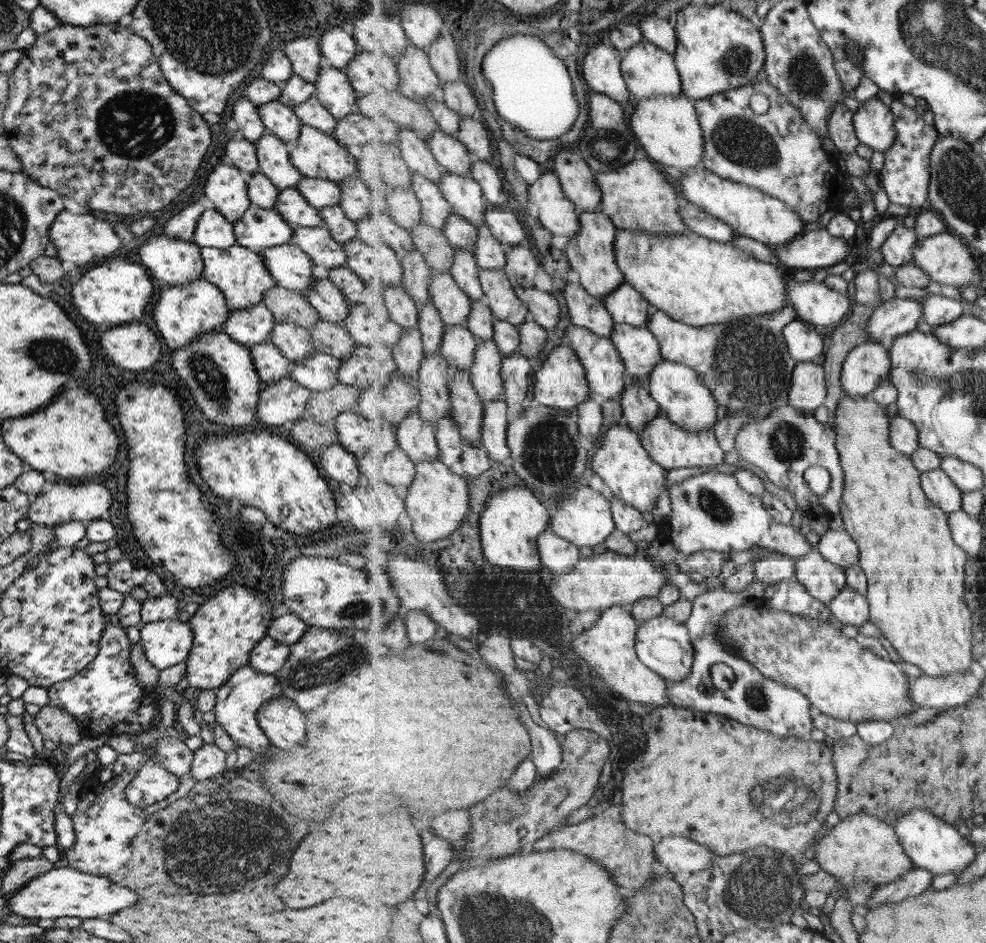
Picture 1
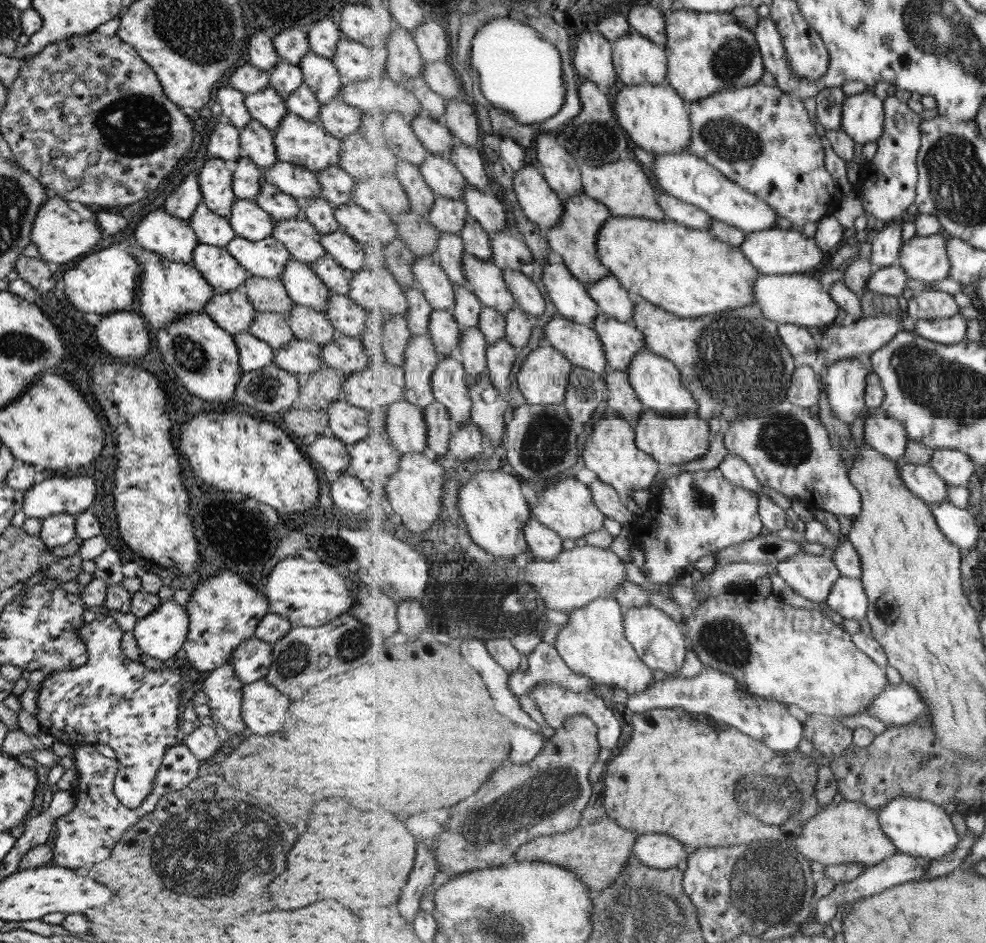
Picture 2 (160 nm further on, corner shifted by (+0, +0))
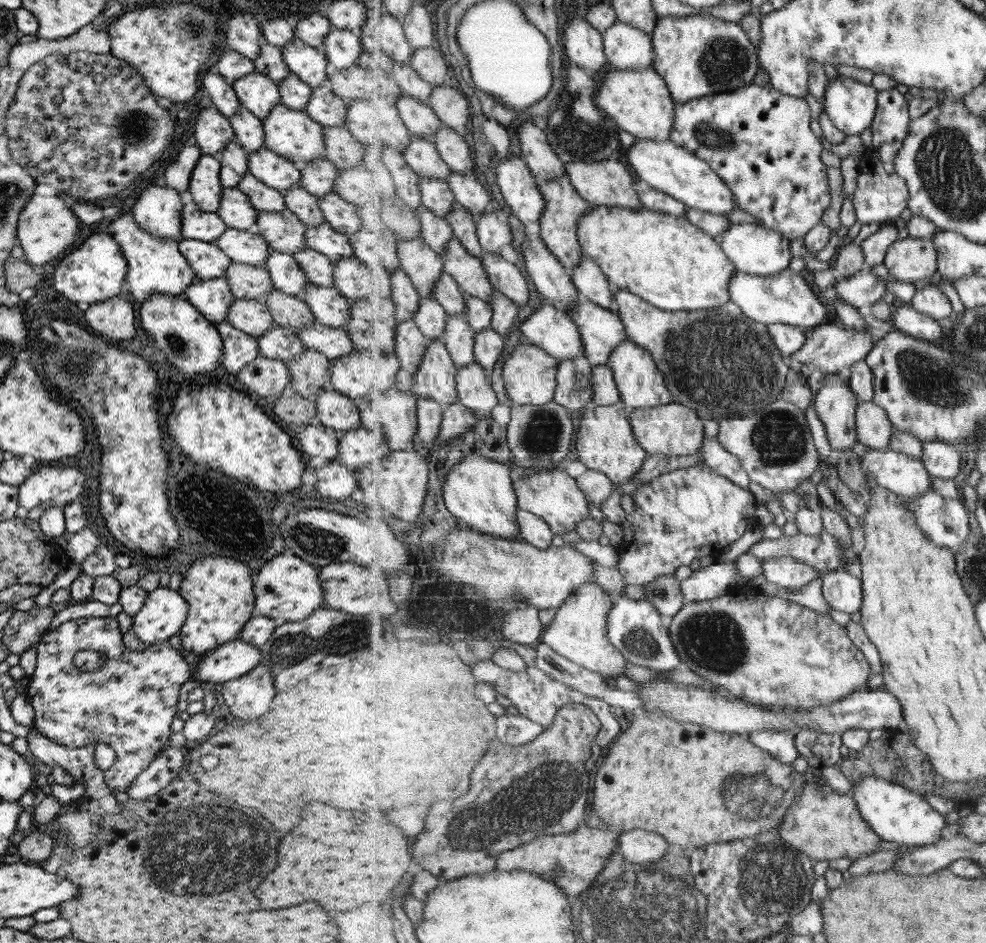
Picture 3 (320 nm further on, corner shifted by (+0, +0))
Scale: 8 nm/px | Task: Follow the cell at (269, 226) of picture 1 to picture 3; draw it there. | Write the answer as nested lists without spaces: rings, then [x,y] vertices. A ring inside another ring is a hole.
[[[236,186],[222,187],[216,213],[226,227],[254,231],[256,212],[247,196]]]

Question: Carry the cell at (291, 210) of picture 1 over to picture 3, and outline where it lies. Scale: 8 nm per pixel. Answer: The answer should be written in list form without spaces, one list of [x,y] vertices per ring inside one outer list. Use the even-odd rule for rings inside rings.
[[[248,172],[243,173],[236,187],[247,196],[251,206],[257,211],[277,212],[285,209],[282,193],[265,186]]]

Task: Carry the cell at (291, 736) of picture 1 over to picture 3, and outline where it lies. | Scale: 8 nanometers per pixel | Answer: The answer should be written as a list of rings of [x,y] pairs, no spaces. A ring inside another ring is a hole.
[[[259,661],[243,676],[222,682],[220,693],[223,704],[235,718],[255,720],[267,710],[273,698],[273,686],[268,668]]]

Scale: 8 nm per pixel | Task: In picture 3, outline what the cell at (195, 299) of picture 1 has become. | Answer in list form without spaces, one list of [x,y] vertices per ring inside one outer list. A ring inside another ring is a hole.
[[[127,211],[111,220],[104,230],[119,245],[127,263],[125,281],[129,284],[129,293],[133,296],[135,306],[141,306],[147,298],[151,298],[151,294],[183,296],[185,288],[195,282],[196,276],[178,251],[176,240],[159,238],[141,230],[131,212]]]

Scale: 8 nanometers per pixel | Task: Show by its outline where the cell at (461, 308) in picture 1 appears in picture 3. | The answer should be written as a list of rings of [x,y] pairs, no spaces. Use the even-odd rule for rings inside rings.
[[[423,236],[415,239],[399,238],[398,257],[400,266],[409,274],[423,298],[432,298],[441,274],[445,273],[444,257]]]

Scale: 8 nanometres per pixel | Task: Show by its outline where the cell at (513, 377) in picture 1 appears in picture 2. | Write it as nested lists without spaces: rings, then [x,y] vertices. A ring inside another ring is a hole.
[[[506,339],[499,340],[497,344],[489,345],[487,350],[488,372],[492,383],[497,390],[507,398],[511,392],[509,376],[513,372],[513,364],[517,361],[517,349]]]

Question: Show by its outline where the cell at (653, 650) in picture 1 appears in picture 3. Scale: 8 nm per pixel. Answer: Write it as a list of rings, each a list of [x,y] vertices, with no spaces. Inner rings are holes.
[[[619,597],[615,599],[607,617],[607,636],[626,660],[657,672],[673,670],[682,662],[675,650],[668,627],[668,621],[646,598],[634,600]]]

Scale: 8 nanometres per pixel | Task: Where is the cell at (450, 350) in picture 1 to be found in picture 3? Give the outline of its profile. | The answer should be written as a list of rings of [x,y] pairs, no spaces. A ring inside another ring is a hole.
[[[421,297],[421,306],[419,312],[415,314],[414,322],[430,341],[443,340],[447,318],[449,318],[448,313],[436,299]]]

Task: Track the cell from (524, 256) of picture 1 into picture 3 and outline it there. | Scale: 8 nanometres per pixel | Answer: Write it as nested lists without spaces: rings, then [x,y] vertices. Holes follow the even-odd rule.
[[[487,210],[477,217],[476,229],[485,251],[499,253],[503,246],[509,246],[513,242],[511,226],[499,212]]]

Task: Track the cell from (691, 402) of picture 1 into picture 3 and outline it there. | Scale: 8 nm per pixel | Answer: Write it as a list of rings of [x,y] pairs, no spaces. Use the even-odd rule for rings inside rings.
[[[627,341],[619,344],[613,350],[611,360],[609,360],[607,365],[613,369],[614,377],[621,393],[622,401],[626,404],[625,409],[627,411],[651,408],[674,402],[671,391],[667,388],[665,375],[662,370],[659,370],[653,355],[636,343]]]

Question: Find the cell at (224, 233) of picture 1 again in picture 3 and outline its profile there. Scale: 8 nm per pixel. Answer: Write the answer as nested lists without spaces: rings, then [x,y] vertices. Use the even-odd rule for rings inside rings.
[[[193,201],[182,206],[180,234],[183,239],[212,243],[225,229],[216,212],[203,212]]]

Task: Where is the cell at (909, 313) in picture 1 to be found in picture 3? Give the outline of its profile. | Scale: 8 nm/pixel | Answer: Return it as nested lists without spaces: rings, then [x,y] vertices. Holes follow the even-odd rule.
[[[823,324],[809,332],[813,332],[813,334],[809,334],[803,349],[793,354],[788,362],[792,370],[804,374],[804,376],[811,376],[815,370],[819,370],[825,376],[848,371],[858,362],[866,361],[867,356],[871,354],[871,350],[877,344],[873,340],[872,329],[861,332],[856,329],[839,328],[833,324]]]

